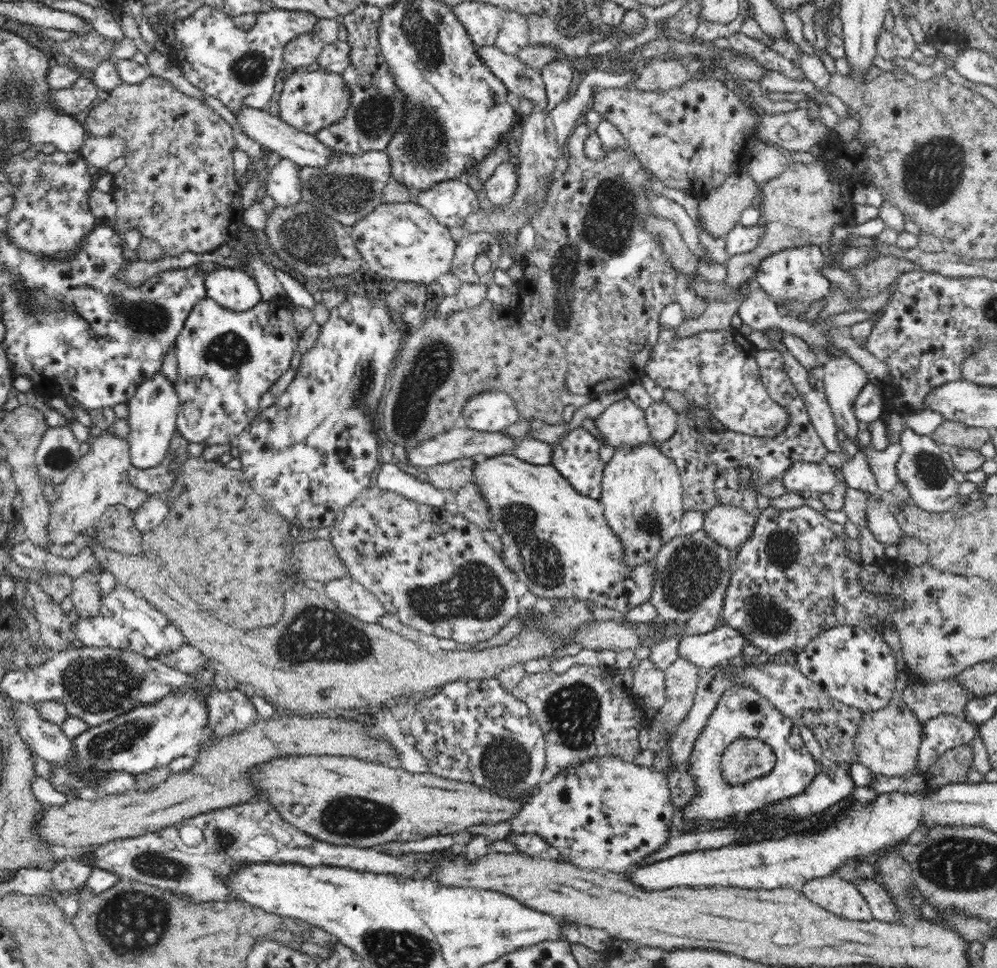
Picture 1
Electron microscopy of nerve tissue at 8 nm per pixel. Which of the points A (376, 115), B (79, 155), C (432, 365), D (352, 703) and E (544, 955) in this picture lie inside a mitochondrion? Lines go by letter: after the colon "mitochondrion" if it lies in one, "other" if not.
A: mitochondrion
B: other
C: mitochondrion
D: other
E: other

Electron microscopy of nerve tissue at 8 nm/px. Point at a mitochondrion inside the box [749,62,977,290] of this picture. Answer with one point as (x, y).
(933, 173)

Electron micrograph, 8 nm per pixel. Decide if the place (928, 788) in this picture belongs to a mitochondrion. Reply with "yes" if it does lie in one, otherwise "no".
no

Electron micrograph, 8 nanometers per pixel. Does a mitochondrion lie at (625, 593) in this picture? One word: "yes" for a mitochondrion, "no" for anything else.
no

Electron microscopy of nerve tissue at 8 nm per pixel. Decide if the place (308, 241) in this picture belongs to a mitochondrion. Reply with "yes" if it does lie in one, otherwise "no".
yes

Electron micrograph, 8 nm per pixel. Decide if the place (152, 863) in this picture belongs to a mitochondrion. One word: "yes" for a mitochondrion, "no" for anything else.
yes

